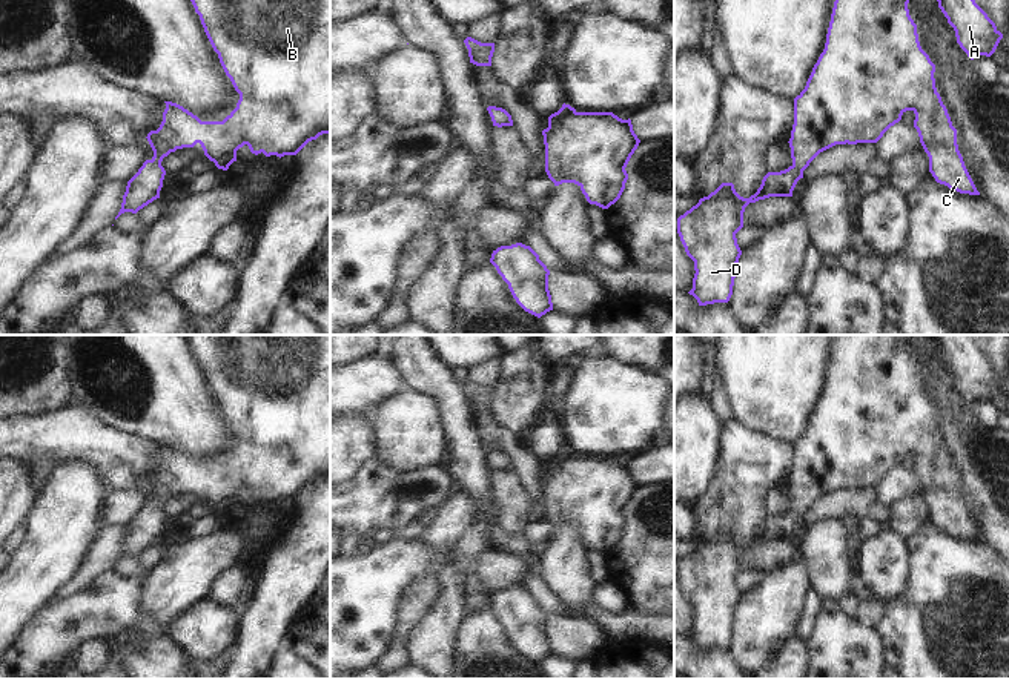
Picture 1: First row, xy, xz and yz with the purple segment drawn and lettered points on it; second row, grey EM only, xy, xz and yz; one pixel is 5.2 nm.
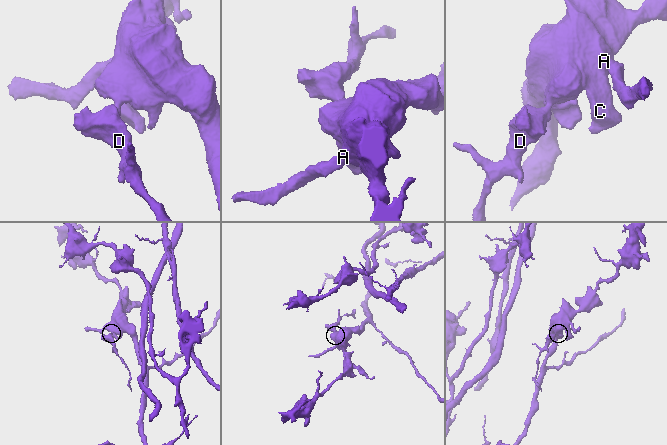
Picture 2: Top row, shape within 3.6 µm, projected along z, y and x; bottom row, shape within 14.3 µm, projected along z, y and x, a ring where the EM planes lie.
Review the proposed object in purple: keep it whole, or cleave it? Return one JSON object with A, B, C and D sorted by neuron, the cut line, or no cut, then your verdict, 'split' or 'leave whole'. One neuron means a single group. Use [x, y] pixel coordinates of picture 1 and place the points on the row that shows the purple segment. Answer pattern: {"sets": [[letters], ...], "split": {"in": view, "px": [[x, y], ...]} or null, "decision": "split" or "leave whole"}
{"sets": [["A", "B", "C", "D"]], "split": null, "decision": "leave whole"}

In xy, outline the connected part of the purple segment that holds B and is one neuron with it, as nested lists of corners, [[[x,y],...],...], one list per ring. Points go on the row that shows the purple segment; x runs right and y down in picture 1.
[[[190,0],[200,15],[204,32],[218,54],[220,63],[240,94],[237,108],[223,121],[201,121],[183,106],[164,101],[163,121],[157,131],[147,134],[154,157],[146,160],[127,181],[123,203],[115,220],[160,198],[166,175],[161,161],[170,152],[201,144],[204,155],[218,169],[227,171],[237,161],[237,151],[244,144],[250,152],[266,157],[296,155],[309,141],[330,134],[330,0]]]

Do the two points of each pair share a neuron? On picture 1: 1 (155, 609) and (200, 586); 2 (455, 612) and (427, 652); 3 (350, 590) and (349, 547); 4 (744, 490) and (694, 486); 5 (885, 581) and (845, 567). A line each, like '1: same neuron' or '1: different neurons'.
1: same neuron
2: same neuron
3: different neurons
4: different neurons
5: different neurons

